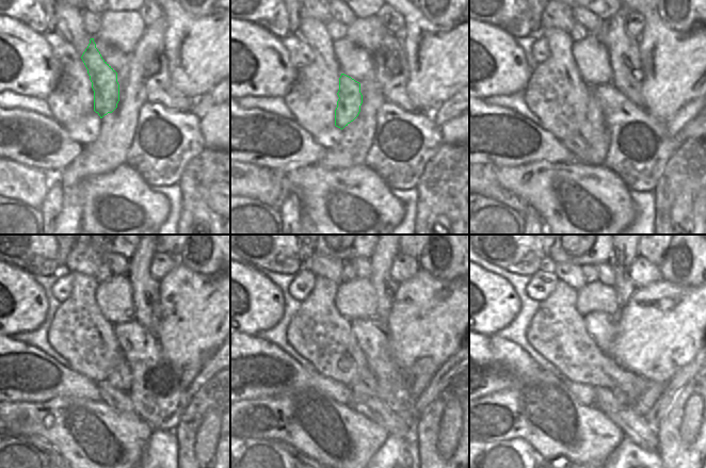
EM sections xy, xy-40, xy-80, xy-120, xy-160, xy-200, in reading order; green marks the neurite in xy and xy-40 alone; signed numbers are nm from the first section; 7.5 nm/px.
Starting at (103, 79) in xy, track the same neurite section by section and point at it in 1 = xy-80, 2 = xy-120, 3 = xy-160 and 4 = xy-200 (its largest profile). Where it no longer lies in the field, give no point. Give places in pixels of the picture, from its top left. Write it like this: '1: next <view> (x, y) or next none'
1: next xy-80 (593, 125)
2: next xy-120 (121, 377)
3: next xy-160 (365, 388)
4: next xy-200 (608, 401)

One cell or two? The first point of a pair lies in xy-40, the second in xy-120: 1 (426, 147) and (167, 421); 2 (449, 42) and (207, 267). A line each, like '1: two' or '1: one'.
1: one
2: two

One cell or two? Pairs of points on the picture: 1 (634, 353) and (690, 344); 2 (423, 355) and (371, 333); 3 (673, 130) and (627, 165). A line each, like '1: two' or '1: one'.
1: one
2: two
3: two

